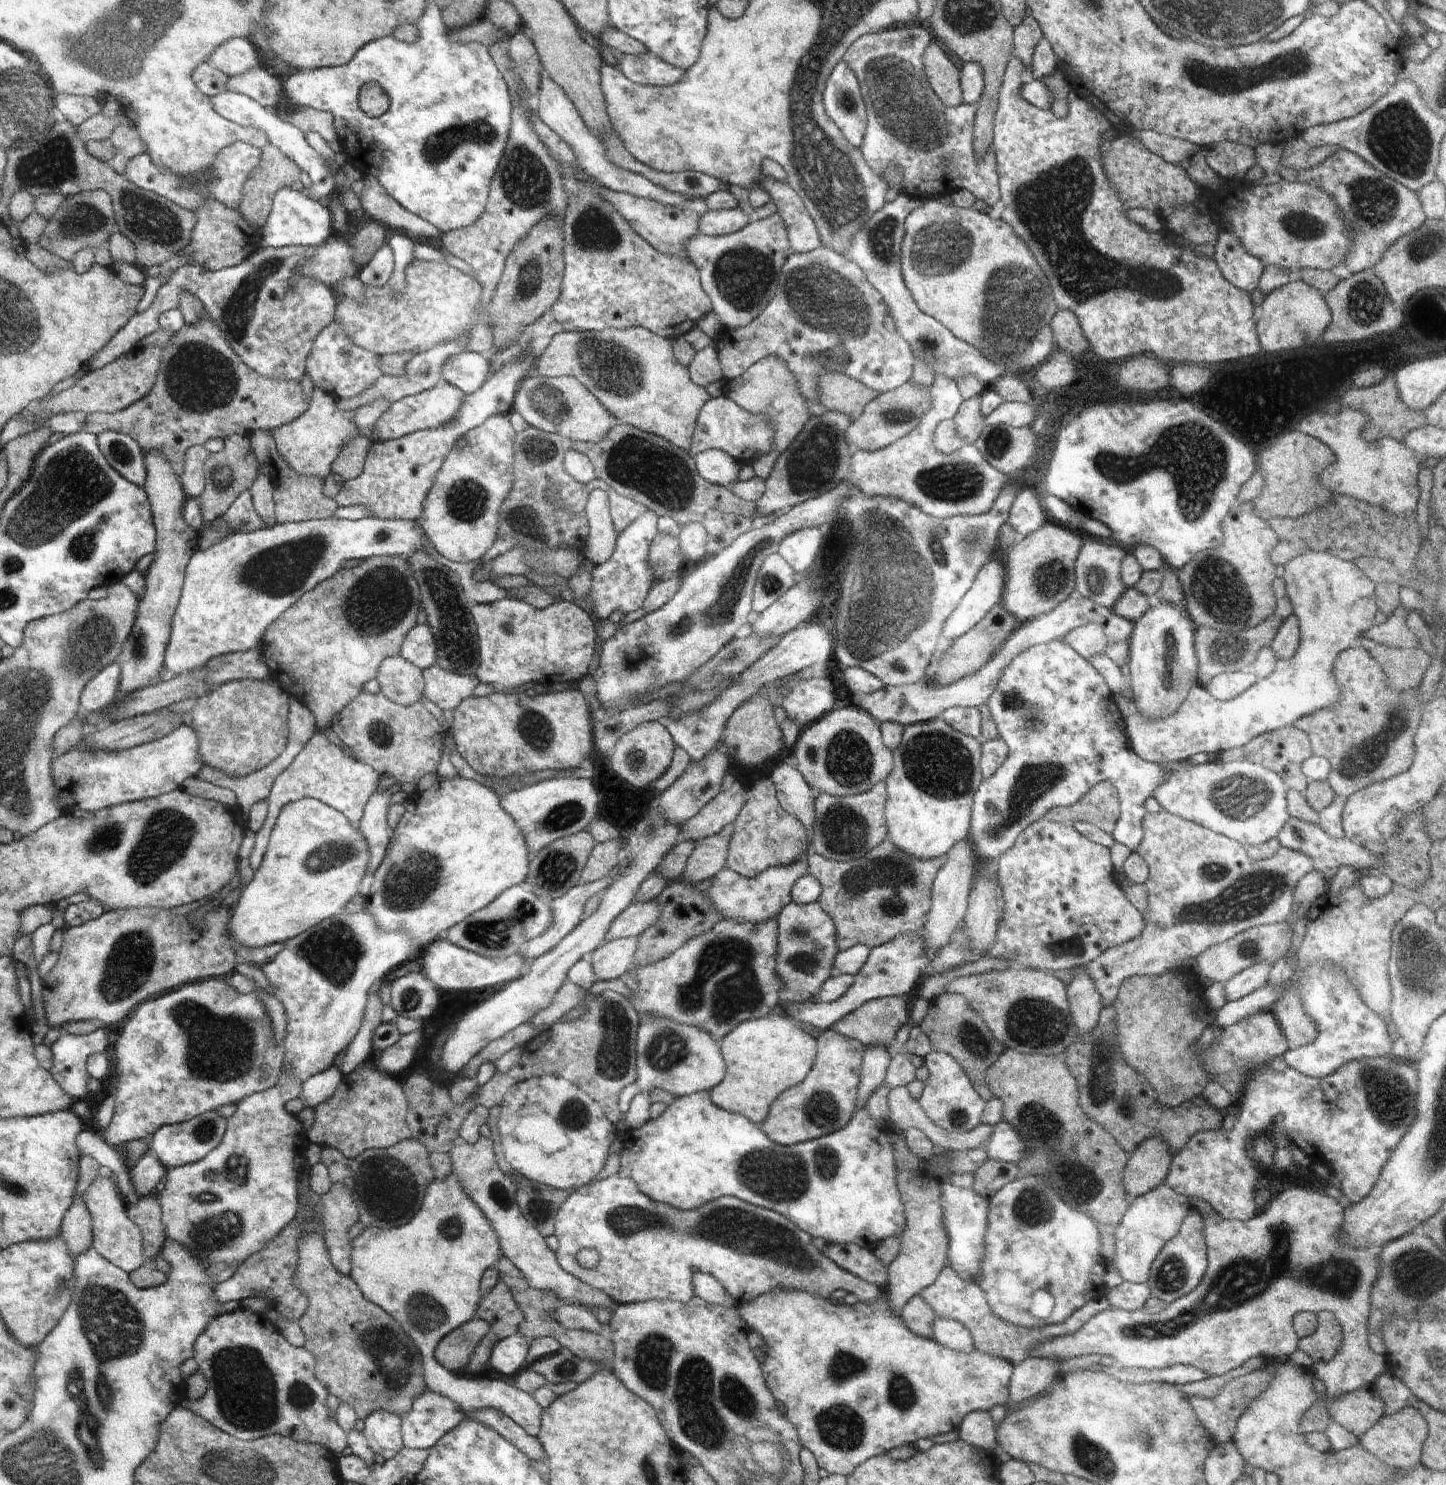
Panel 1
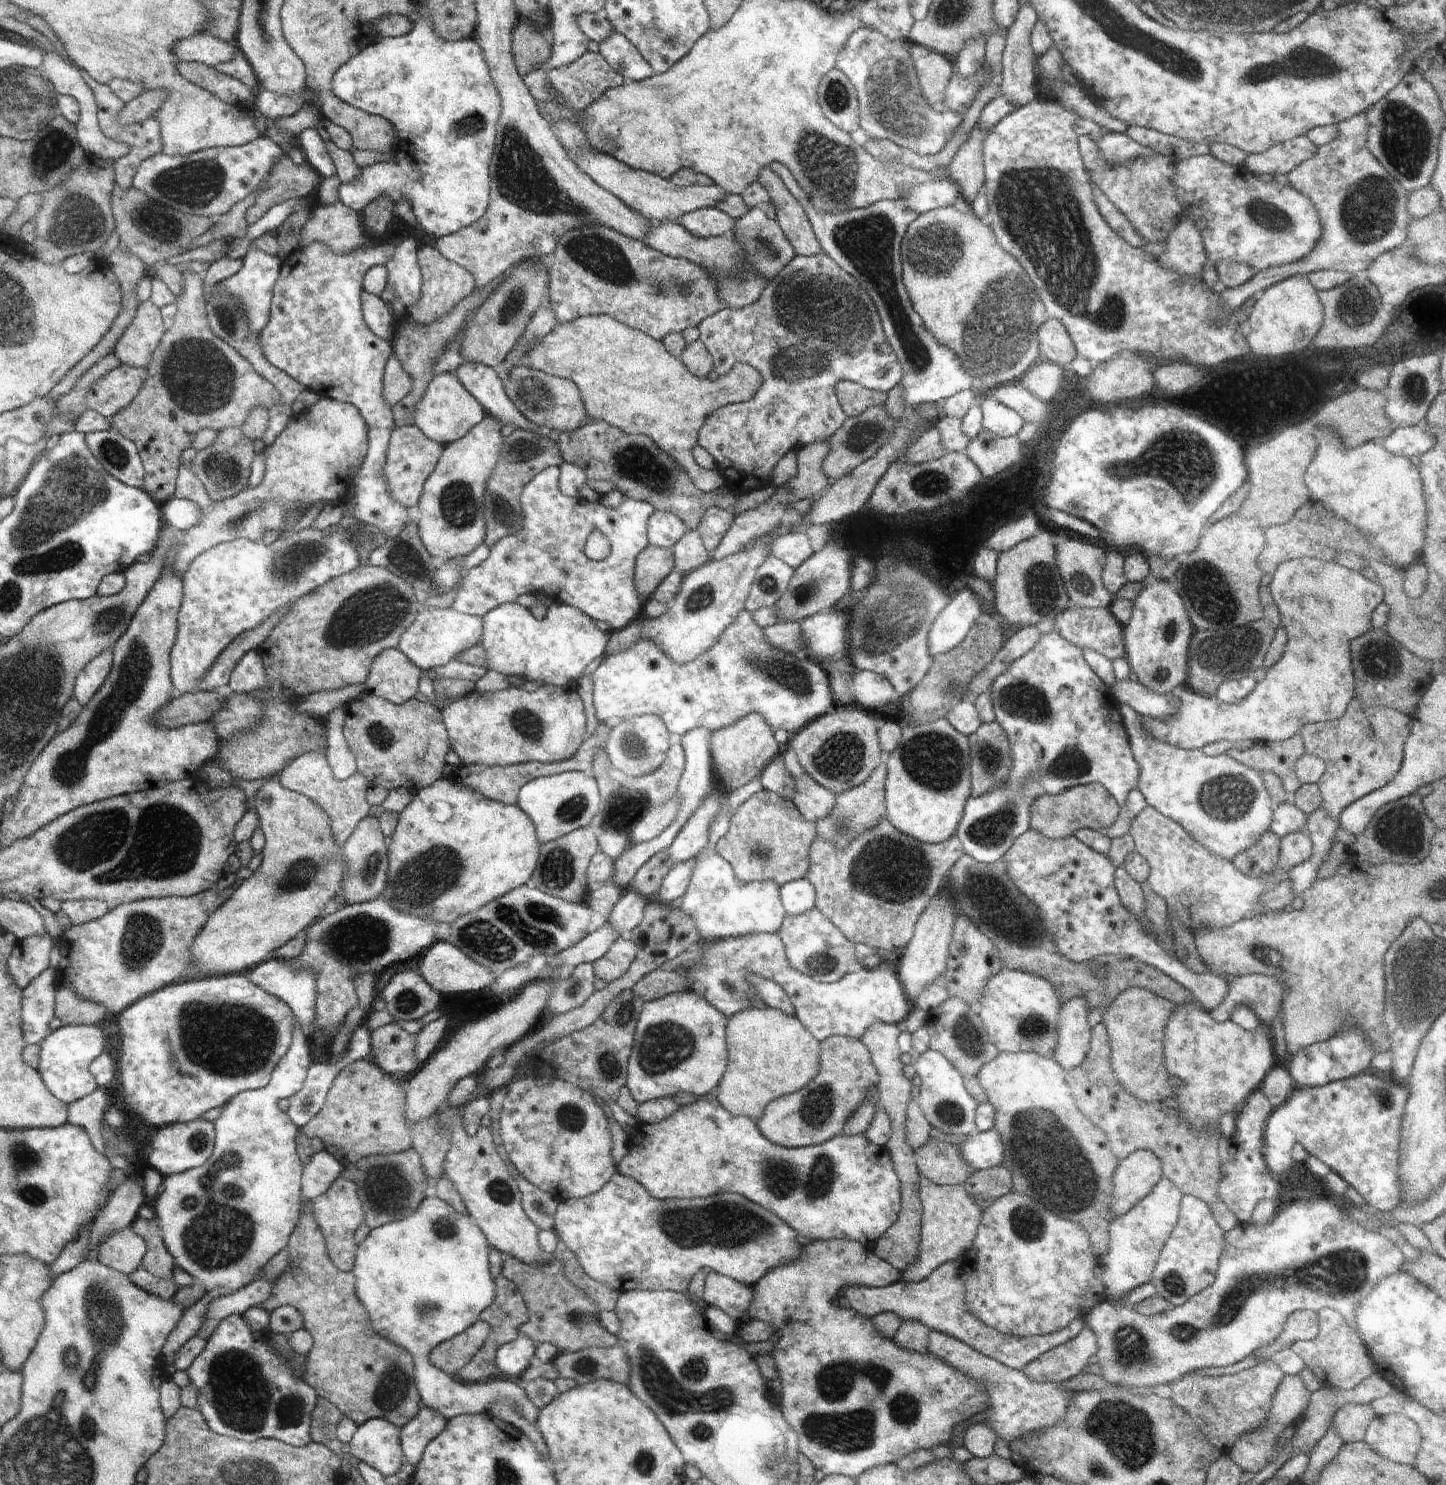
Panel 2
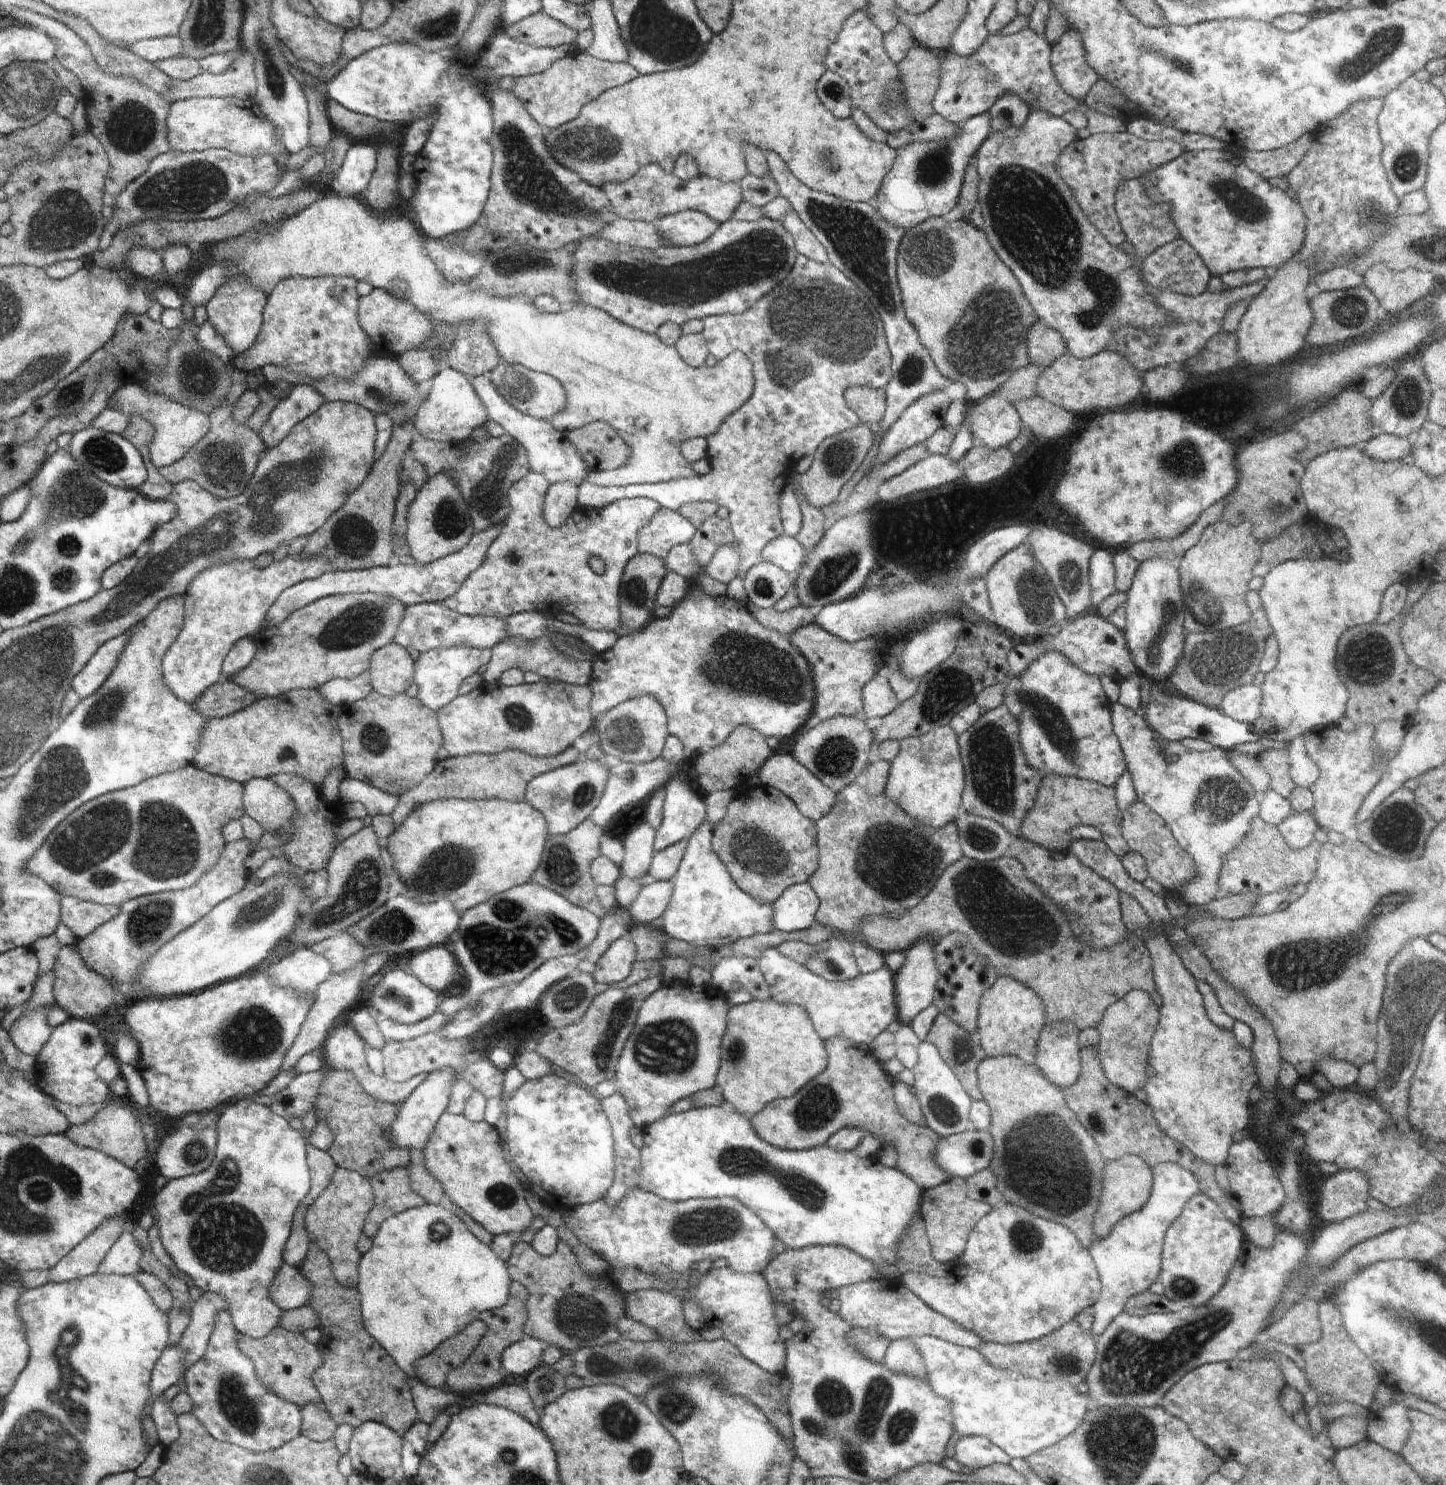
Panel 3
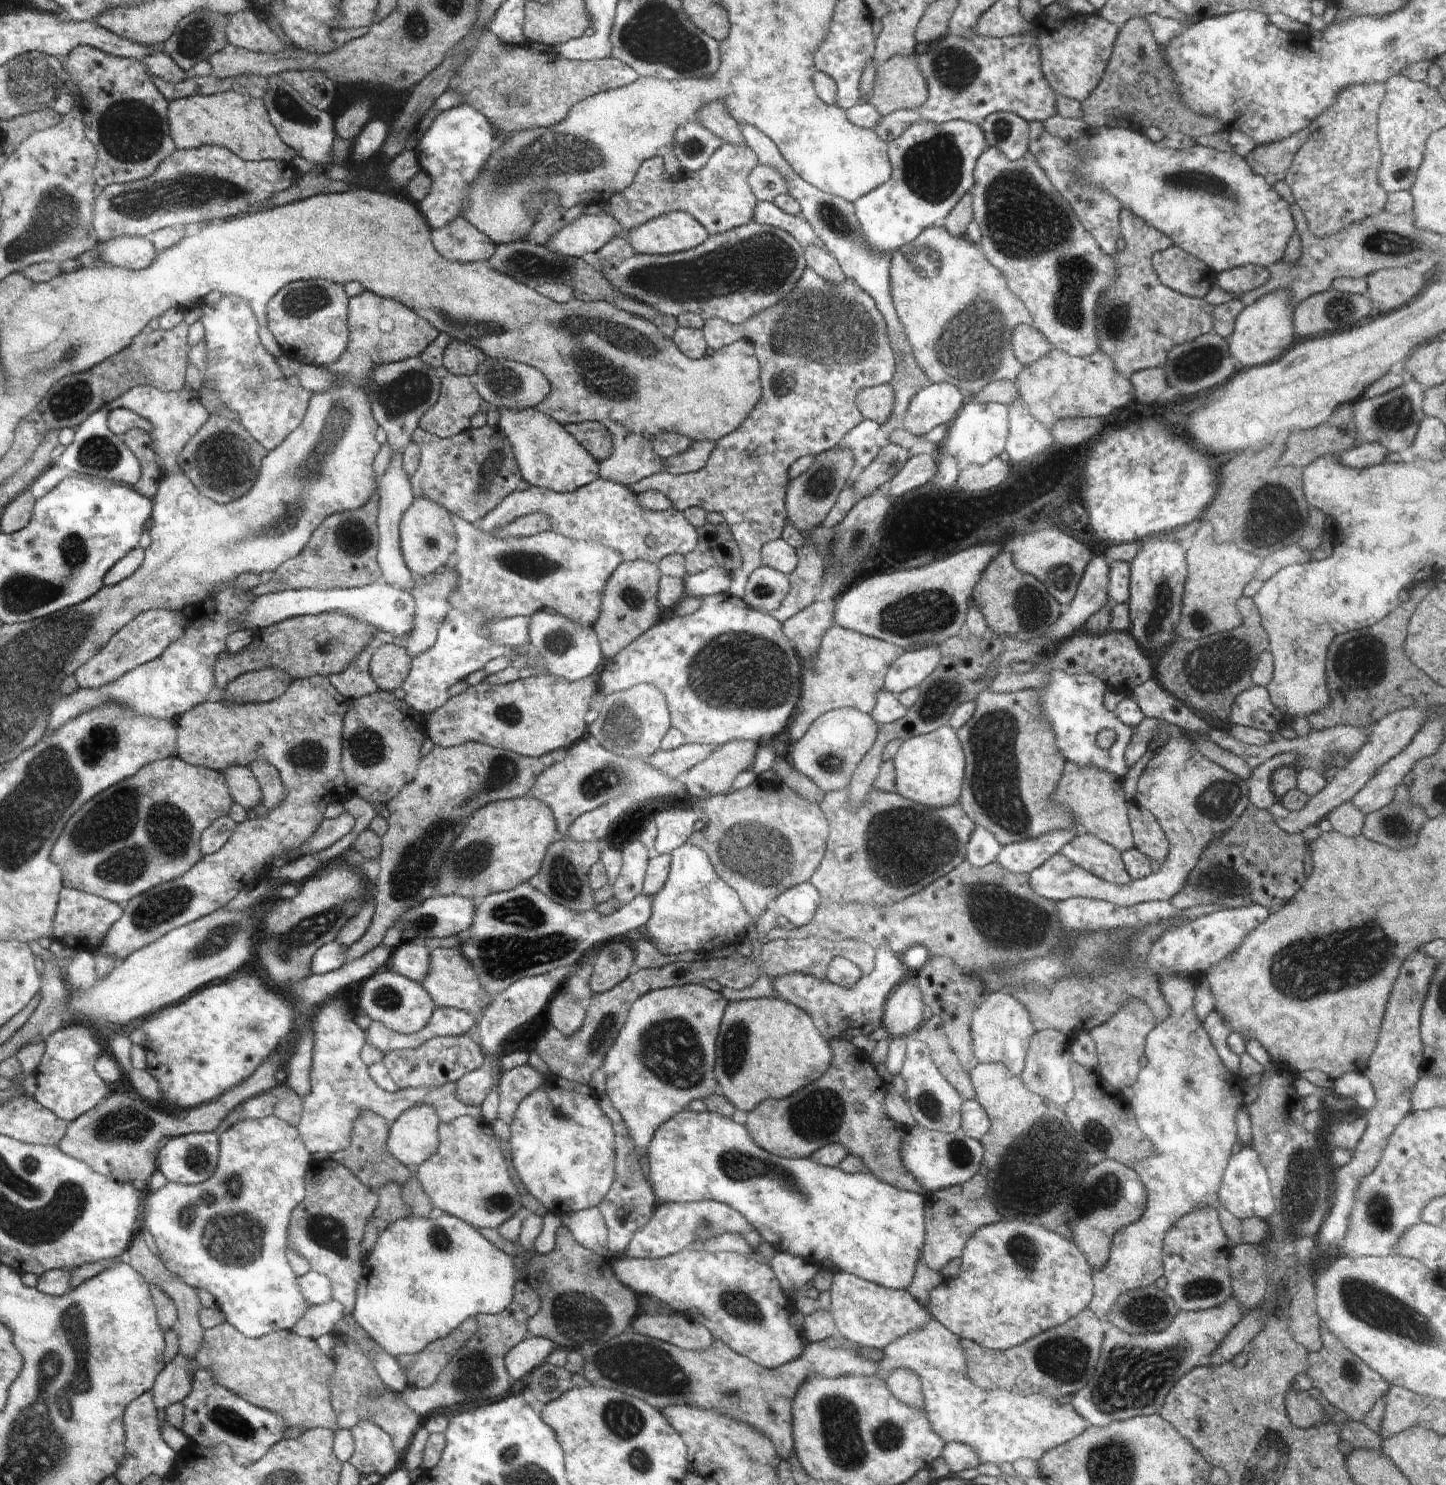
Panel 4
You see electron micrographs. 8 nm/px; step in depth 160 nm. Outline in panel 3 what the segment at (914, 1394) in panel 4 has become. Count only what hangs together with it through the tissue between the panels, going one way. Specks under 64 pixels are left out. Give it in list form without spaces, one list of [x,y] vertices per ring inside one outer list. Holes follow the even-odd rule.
[[[904,1338],[891,1342],[885,1355],[884,1366],[887,1366],[890,1372],[908,1374],[928,1382],[927,1368],[920,1352],[916,1352],[912,1339]]]

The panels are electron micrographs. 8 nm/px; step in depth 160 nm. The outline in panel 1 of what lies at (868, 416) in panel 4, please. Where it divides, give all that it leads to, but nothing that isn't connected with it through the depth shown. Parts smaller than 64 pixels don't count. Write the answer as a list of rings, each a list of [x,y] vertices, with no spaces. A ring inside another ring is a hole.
[[[826,373],[820,376],[817,382],[817,391],[821,404],[828,411],[838,411],[848,415],[851,420],[857,419],[862,414],[864,407],[874,400],[880,393],[869,389],[856,379],[842,373]]]

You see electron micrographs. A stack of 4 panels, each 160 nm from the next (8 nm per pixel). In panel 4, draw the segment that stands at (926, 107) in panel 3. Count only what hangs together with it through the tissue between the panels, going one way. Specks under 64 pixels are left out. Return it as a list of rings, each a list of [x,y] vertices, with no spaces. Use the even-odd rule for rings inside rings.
[[[896,55],[876,66],[875,84],[868,104],[883,117],[900,109],[919,109],[928,100],[928,87],[914,55]]]

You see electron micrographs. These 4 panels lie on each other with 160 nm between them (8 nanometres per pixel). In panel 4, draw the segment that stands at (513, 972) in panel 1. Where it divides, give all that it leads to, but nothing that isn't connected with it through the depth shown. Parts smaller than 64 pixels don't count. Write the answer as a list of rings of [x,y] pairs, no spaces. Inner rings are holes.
[[[419,942],[398,944],[393,948],[387,965],[413,981],[421,983],[430,970],[430,951]]]

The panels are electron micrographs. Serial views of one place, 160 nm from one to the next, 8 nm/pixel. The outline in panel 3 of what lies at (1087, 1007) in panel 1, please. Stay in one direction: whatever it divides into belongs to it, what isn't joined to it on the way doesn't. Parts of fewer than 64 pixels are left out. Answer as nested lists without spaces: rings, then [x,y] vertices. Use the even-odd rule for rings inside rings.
[[[1054,1022],[1042,1028],[1036,1042],[1034,1066],[1060,1090],[1080,1077],[1079,1031],[1072,1022]]]

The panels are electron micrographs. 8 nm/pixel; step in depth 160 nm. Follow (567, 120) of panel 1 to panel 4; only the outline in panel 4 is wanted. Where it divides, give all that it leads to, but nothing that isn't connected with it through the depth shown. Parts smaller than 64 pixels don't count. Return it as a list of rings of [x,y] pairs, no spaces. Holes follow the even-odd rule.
[[[730,143],[719,146],[710,155],[706,166],[693,174],[680,168],[674,176],[668,175],[664,170],[663,158],[652,157],[642,162],[627,189],[614,193],[605,201],[605,212],[629,230],[657,216],[682,210],[698,220],[709,236],[720,234],[754,221],[758,200],[747,178],[758,164],[758,157],[750,147]]]

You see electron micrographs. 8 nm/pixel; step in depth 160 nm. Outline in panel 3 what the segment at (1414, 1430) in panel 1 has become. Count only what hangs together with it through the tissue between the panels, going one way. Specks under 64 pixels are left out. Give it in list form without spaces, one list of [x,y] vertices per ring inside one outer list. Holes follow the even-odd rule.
[[[1394,1402],[1392,1406],[1372,1412],[1367,1422],[1367,1439],[1398,1454],[1411,1432],[1410,1408]]]

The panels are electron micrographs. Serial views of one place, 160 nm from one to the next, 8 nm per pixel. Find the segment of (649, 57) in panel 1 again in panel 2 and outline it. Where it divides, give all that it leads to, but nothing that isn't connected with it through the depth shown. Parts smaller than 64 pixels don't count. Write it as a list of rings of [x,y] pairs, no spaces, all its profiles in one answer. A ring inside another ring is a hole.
[[[616,30],[599,44],[599,53],[614,72],[621,74],[630,82],[641,81],[656,74],[640,51]]]

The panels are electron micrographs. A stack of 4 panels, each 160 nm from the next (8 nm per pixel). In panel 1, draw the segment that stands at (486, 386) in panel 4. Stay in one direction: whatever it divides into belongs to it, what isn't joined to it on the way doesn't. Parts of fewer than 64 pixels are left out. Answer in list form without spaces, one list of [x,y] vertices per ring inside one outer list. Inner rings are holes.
[[[530,372],[522,380],[516,391],[512,412],[518,412],[531,427],[540,429],[545,433],[563,435],[568,442],[586,441],[599,443],[607,437],[614,424],[620,424],[610,411],[574,377],[543,377]]]

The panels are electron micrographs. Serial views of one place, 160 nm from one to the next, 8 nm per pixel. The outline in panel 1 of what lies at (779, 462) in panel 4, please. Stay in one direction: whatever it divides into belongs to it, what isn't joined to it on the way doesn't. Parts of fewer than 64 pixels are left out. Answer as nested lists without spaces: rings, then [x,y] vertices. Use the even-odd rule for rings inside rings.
[[[824,246],[807,253],[792,252],[781,268],[776,294],[763,308],[760,316],[747,327],[724,328],[721,337],[714,341],[714,348],[720,359],[723,378],[728,380],[742,376],[765,356],[772,355],[784,360],[791,375],[799,384],[811,417],[828,412],[821,404],[817,391],[817,382],[823,374],[842,373],[873,391],[885,393],[912,379],[912,364],[915,359],[910,345],[898,332],[888,305],[870,284],[862,269],[844,255]],[[716,398],[708,400],[697,416],[696,428],[690,443],[689,453],[695,457],[701,452],[718,449],[733,456],[740,466],[759,464],[761,456],[769,452],[773,445],[773,426],[767,415],[754,415],[732,399]]]

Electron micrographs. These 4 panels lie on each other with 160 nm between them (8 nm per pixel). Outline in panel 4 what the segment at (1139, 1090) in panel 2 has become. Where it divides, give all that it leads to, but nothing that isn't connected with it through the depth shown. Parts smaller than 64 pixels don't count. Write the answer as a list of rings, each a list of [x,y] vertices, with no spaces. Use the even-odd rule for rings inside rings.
[[[1130,997],[1108,1022],[1089,1030],[1097,1050],[1097,1074],[1110,1090],[1120,1092],[1123,1088],[1134,1086],[1141,1071],[1140,1058],[1145,1054],[1147,1034],[1157,1025],[1150,1007],[1139,998]]]

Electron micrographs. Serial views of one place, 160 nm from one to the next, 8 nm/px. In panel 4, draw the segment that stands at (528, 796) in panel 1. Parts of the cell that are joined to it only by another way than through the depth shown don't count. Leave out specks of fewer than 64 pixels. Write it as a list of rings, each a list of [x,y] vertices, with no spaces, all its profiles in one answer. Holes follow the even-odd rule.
[[[584,738],[571,745],[568,756],[545,768],[537,776],[528,796],[536,797],[551,808],[560,835],[567,834],[568,827],[576,817],[622,795],[628,795],[632,804],[644,804],[646,800],[662,800],[665,796],[684,800],[689,794],[687,788],[677,778],[670,778],[648,764],[647,758],[648,756],[621,757],[600,745],[590,746],[587,738]]]

